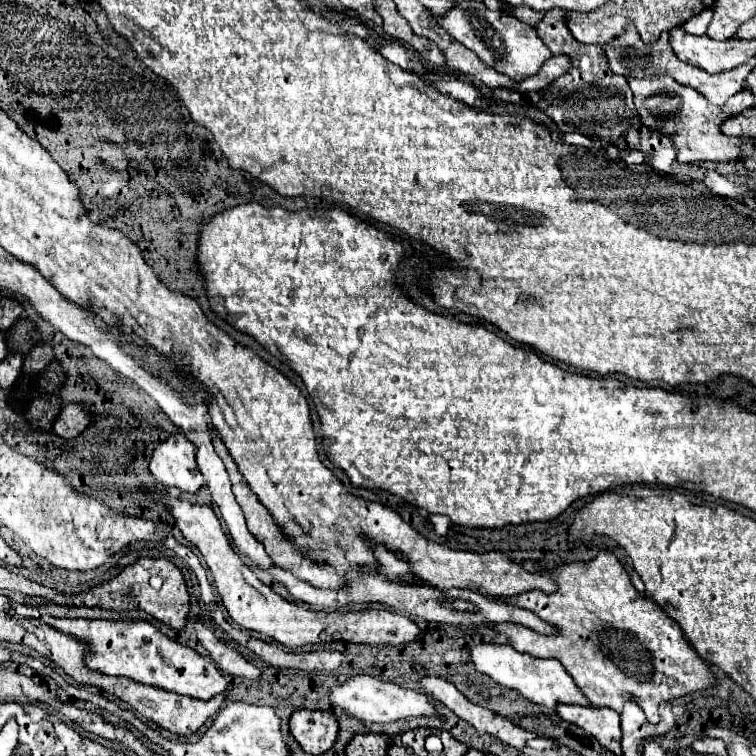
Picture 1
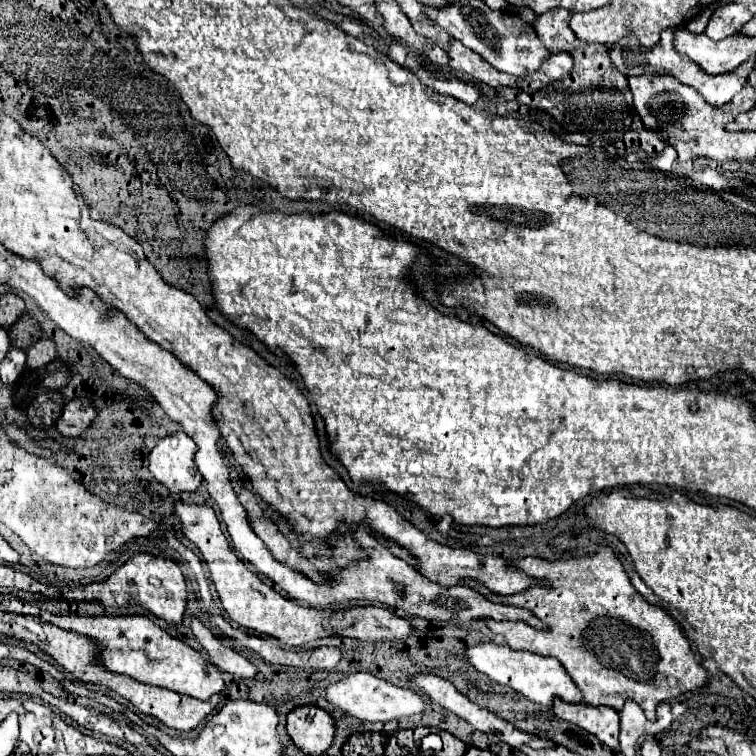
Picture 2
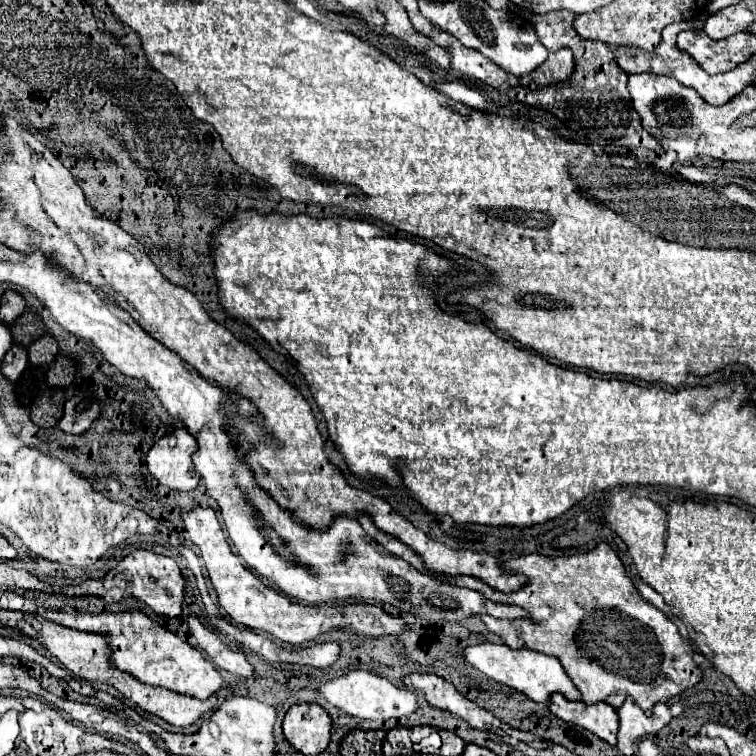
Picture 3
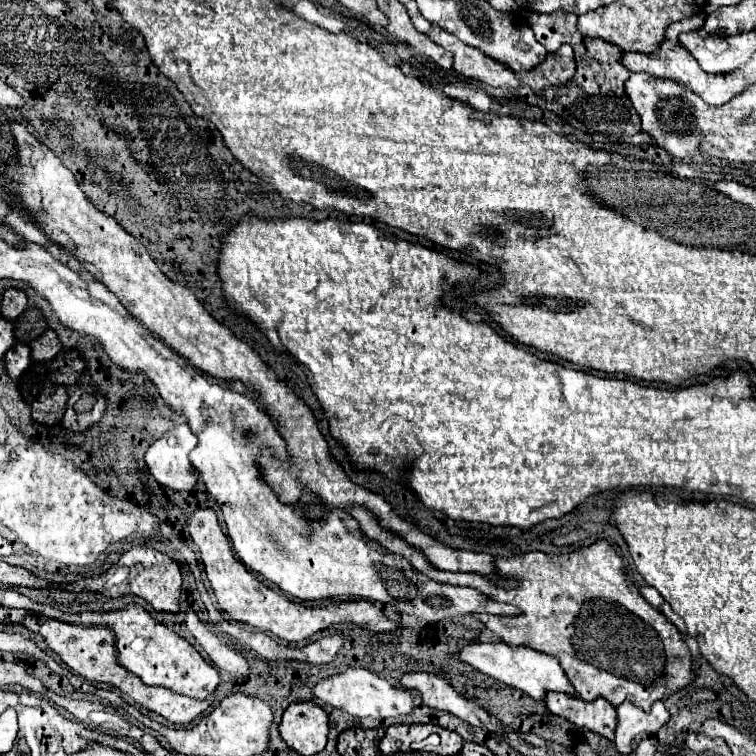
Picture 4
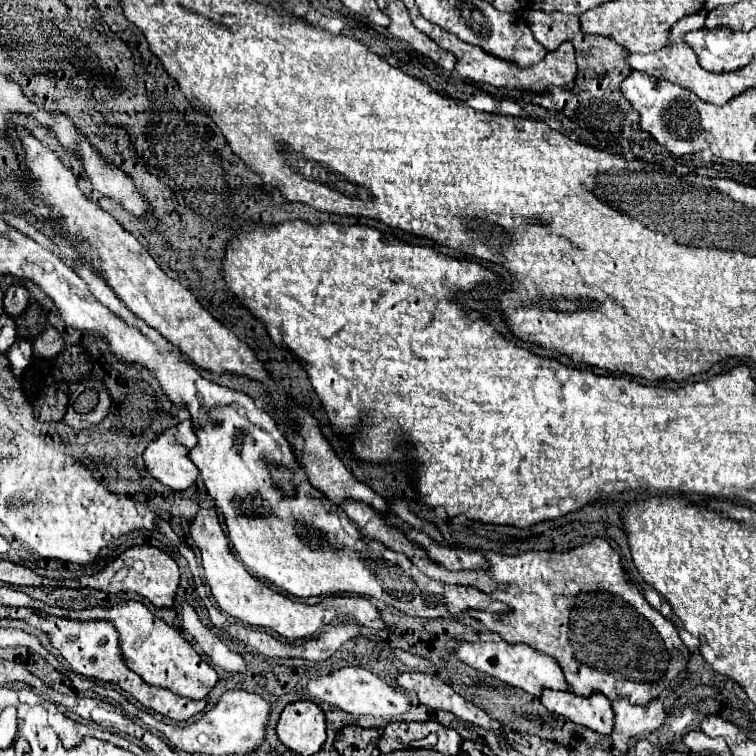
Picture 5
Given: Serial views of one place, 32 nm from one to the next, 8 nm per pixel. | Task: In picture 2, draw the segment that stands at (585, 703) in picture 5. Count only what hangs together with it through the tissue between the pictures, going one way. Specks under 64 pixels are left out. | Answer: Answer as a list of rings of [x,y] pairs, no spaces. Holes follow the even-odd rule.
[[[560,698],[554,700],[552,712],[566,720],[572,722],[586,732],[594,734],[600,742],[610,746],[612,750],[618,750],[618,712],[608,706],[588,706],[588,704],[568,704]]]

